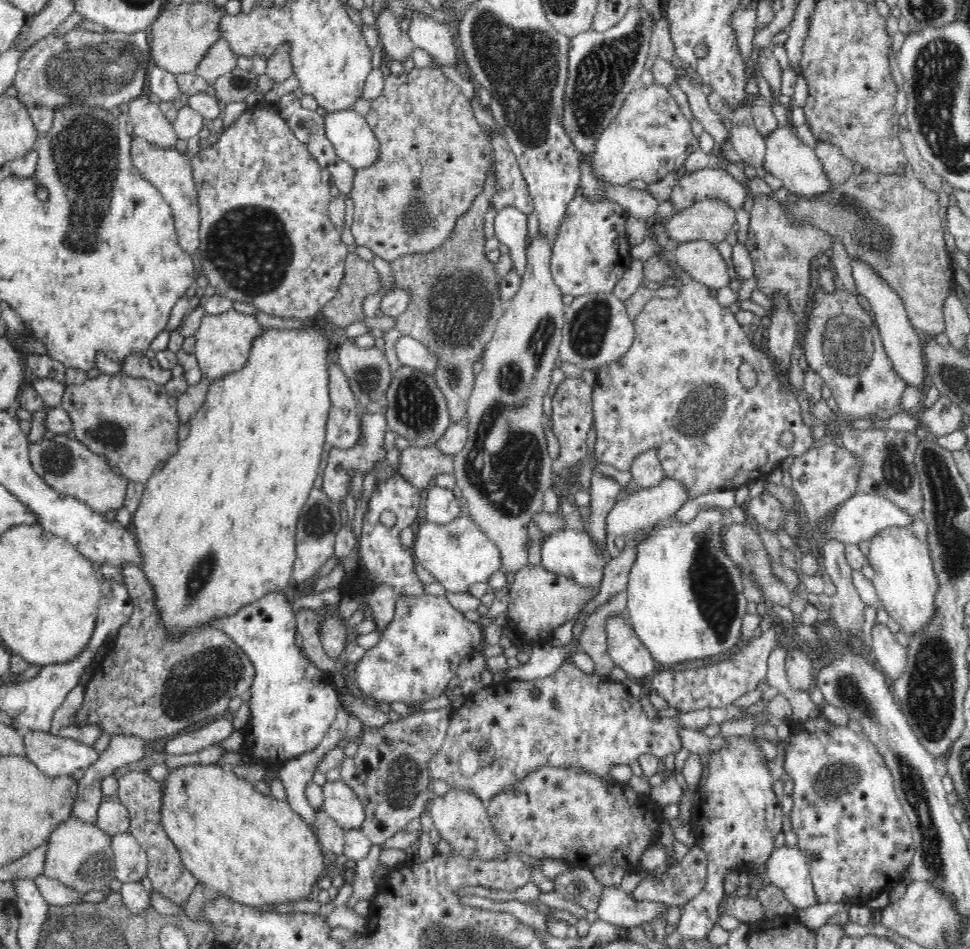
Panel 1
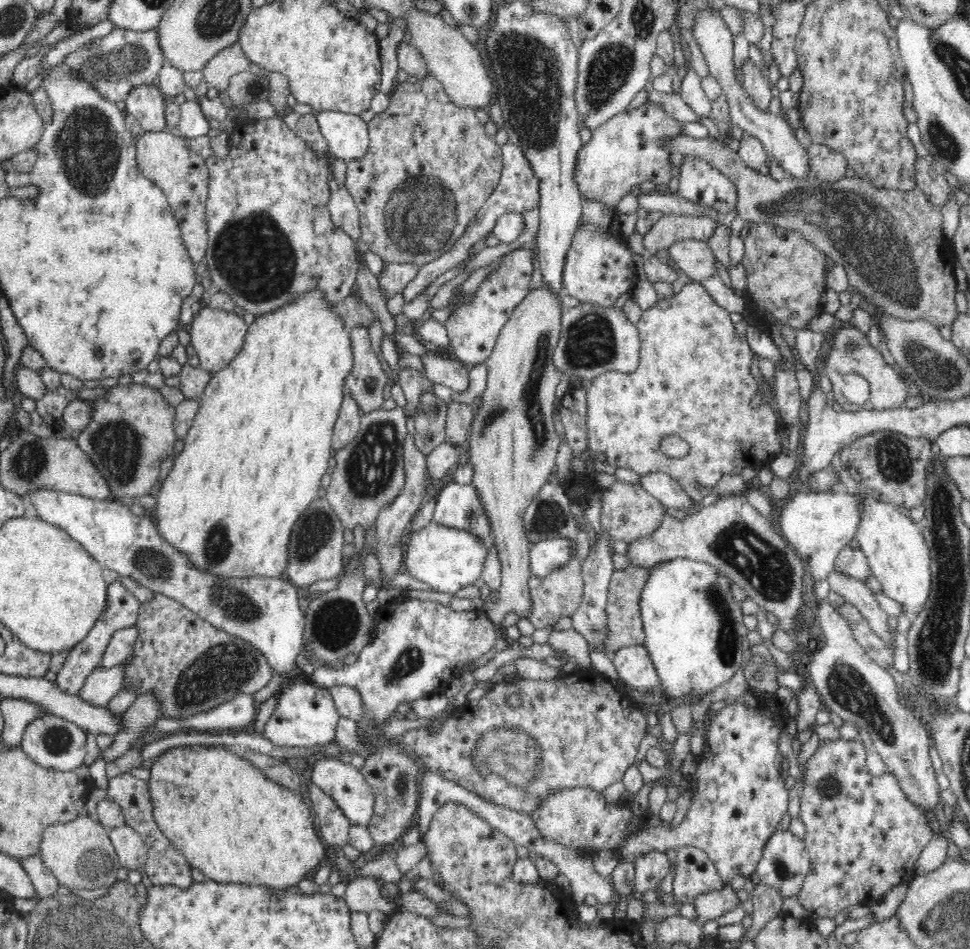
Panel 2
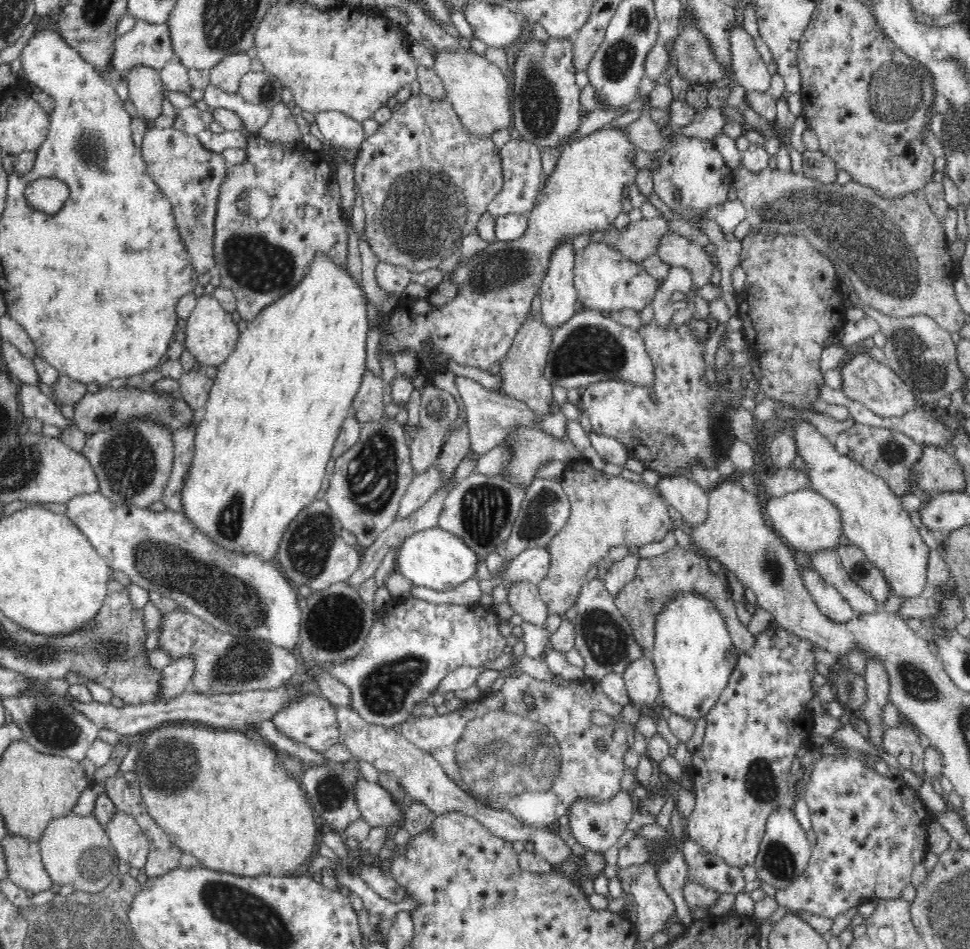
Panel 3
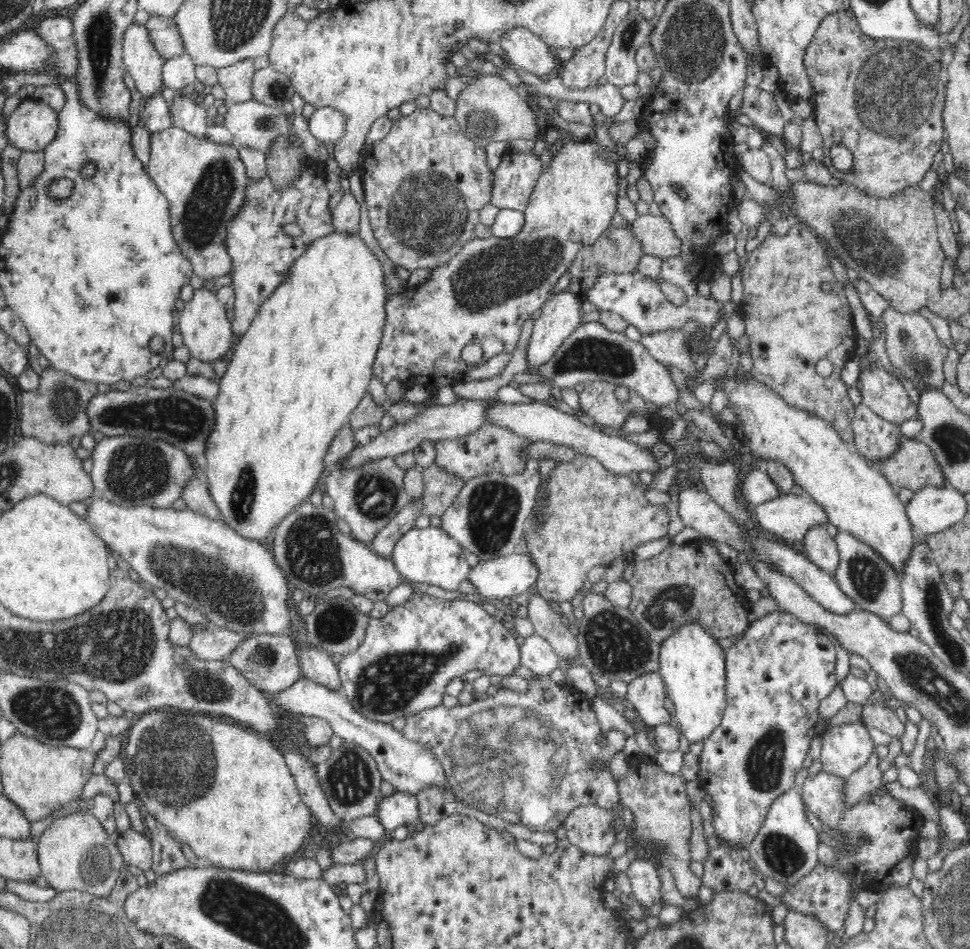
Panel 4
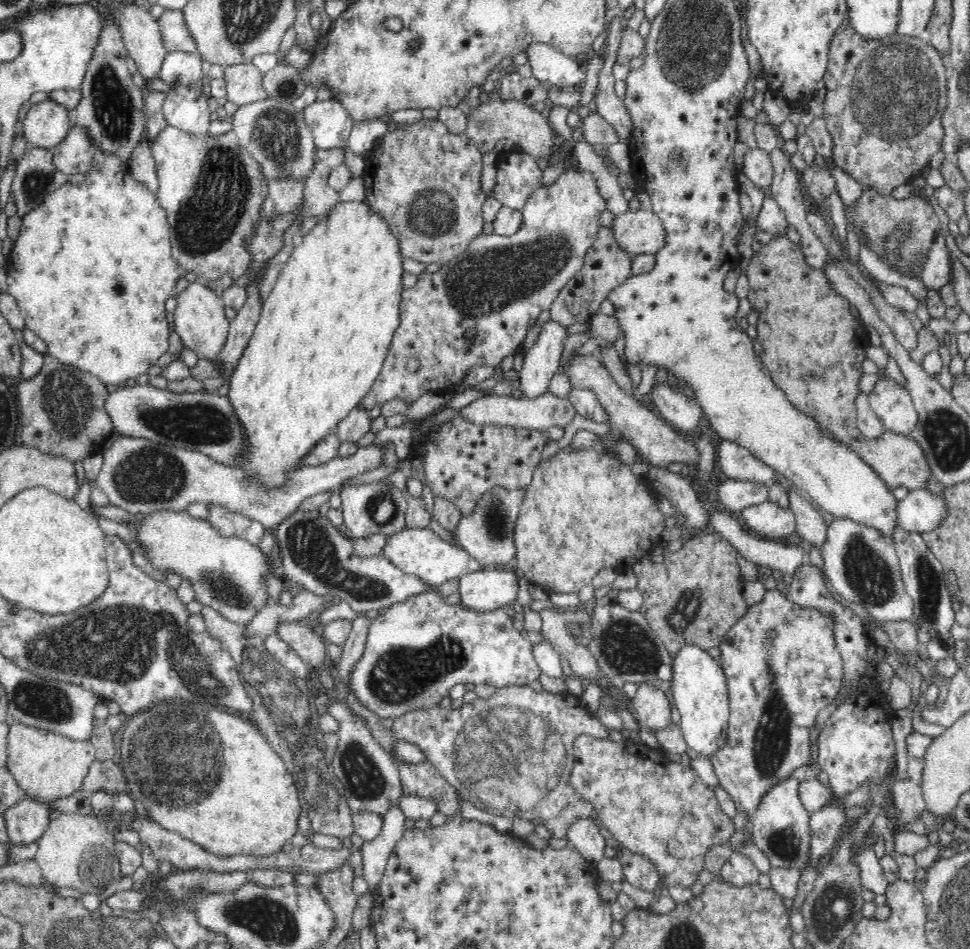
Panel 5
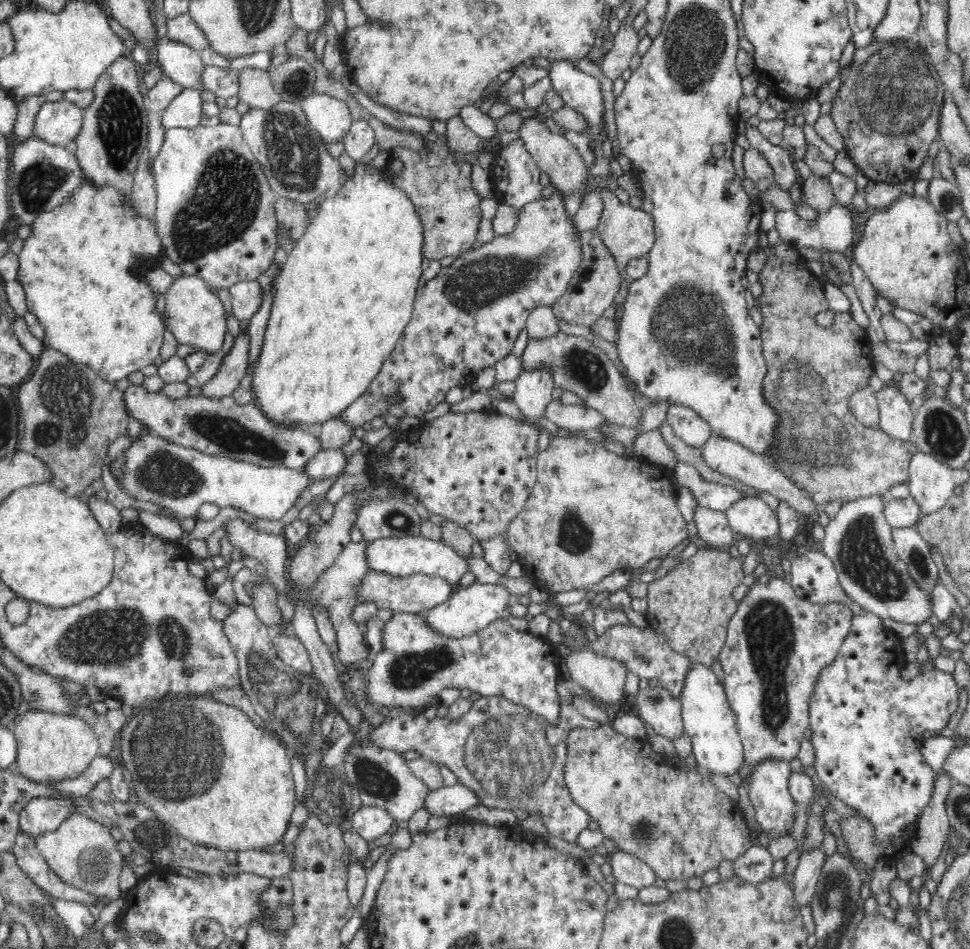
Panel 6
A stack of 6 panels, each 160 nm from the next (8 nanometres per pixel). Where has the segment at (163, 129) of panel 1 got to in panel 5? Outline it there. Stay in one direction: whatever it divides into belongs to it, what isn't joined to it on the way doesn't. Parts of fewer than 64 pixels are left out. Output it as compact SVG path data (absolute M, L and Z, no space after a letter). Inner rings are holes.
M135 3L120 7L117 19L128 56L134 59L144 80L158 77L167 53L158 21L148 9Z

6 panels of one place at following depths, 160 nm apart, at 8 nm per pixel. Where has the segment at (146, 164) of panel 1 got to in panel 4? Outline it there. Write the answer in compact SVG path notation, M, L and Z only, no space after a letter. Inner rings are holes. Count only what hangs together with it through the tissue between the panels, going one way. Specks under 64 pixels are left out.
M172 126L151 133L150 146L147 174L169 202L174 240L191 261L193 273L206 284L230 275L231 260L226 252L227 225L242 211L251 181L236 143L218 144L207 136L197 137Z

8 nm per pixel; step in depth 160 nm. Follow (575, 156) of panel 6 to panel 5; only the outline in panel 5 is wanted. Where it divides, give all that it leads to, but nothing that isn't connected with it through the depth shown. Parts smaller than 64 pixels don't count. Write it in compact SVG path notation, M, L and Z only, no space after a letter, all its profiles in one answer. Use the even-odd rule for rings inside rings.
M497 93L491 96L489 102L482 104L478 112L468 116L465 134L476 143L482 155L495 150L495 144L501 138L510 138L522 152L536 160L543 158L549 163L555 161L558 156L556 150L559 142L555 137L555 131L548 125L548 120L532 106L526 106L521 101L501 101Z

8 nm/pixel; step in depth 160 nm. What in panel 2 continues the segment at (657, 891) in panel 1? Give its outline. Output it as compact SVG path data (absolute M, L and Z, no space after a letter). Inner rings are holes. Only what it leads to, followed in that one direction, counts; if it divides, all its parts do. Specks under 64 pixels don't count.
M683 846L676 850L677 864L673 879L673 896L681 904L692 903L702 893L723 888L722 879L712 859L695 846Z

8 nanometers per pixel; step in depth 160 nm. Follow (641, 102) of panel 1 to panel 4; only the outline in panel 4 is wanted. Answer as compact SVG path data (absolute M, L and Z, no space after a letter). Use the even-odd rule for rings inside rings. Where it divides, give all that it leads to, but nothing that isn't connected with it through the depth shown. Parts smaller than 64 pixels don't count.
M581 141L566 143L556 153L556 158L552 160L552 166L548 167L548 170L543 170L536 187L533 190L533 194L528 202L528 206L522 212L524 212L525 224L520 233L512 238L498 238L491 237L488 240L480 240L478 238L471 238L467 243L464 243L459 251L456 251L454 256L446 263L435 267L431 270L431 275L427 278L424 284L420 284L418 287L405 287L403 291L395 294L387 300L386 306L384 306L384 313L386 313L386 322L384 322L384 328L382 328L382 338L380 338L380 344L378 344L378 354L375 356L373 375L376 378L380 378L382 384L386 385L390 380L400 380L403 386L409 388L412 385L418 384L426 387L428 390L432 390L436 387L452 383L454 380L461 377L464 373L470 370L470 368L478 368L483 365L487 360L490 360L496 354L500 352L511 353L518 344L520 333L522 332L522 326L524 322L528 320L531 314L534 314L536 310L542 308L542 306L549 300L551 291L554 289L558 278L566 273L572 261L576 258L578 251L582 246L588 244L594 244L598 241L598 238L611 227L613 216L617 213L617 199L618 199L618 179L616 176L616 166L608 160L608 158L594 158L594 148L600 148L598 144L586 144ZM468 344L479 344L483 350L483 357L480 362L474 366L470 366L463 359L461 350L464 350L464 346Z

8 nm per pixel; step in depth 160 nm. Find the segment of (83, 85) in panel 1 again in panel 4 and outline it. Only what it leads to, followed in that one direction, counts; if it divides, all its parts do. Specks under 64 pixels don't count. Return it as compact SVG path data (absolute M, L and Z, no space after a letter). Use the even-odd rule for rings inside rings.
M152 15L144 25L150 35L150 42L154 43L154 50L158 51L162 59L167 61L185 53L174 17L162 18Z

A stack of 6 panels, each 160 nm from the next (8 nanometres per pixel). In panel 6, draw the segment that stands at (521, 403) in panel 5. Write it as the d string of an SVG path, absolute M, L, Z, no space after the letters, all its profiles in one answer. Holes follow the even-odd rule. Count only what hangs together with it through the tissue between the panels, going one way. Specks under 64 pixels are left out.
M557 397L546 404L543 414L546 414L546 418L552 422L552 428L562 426L562 432L565 433L594 430L607 422L600 411L588 406L562 404Z

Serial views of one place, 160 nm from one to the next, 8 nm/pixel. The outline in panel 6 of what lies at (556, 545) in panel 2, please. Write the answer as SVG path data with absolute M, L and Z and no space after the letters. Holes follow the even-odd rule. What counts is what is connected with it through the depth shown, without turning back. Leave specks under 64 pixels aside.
M476 581L466 587L456 587L446 602L425 611L424 615L436 633L441 633L444 637L466 637L478 633L496 619L506 616L506 608L512 599L513 597L501 585L482 584Z

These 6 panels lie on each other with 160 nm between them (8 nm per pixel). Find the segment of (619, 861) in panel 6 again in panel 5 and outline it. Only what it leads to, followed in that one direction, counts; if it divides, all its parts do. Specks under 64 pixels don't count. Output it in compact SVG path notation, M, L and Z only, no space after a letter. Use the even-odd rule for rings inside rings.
M624 850L619 861L622 865L623 880L628 884L647 891L654 891L659 884L658 871L650 859Z

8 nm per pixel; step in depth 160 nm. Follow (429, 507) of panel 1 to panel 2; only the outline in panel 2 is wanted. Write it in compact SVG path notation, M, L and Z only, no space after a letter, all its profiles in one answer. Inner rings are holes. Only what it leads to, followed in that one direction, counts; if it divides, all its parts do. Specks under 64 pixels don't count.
M451 481L442 486L434 502L434 521L452 528L469 529L475 536L486 544L491 544L490 519L486 518L486 511L482 510L482 503L478 500L478 491L471 484L460 484Z

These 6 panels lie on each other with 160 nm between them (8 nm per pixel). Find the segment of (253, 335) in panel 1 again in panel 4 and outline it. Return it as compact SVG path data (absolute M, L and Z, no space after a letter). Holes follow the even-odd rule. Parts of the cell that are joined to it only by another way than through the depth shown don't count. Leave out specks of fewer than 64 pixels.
M206 286L196 290L192 300L181 304L179 307L180 332L183 344L188 348L192 357L201 360L203 363L210 363L224 356L232 346L233 328L231 322L226 317L226 308L219 302L214 289Z

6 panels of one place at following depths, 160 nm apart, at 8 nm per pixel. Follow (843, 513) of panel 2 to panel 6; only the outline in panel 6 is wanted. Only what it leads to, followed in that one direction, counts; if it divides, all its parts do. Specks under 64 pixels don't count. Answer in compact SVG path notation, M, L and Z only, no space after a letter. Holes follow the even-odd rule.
M742 497L724 513L732 530L739 537L760 540L779 534L777 512L758 497Z

